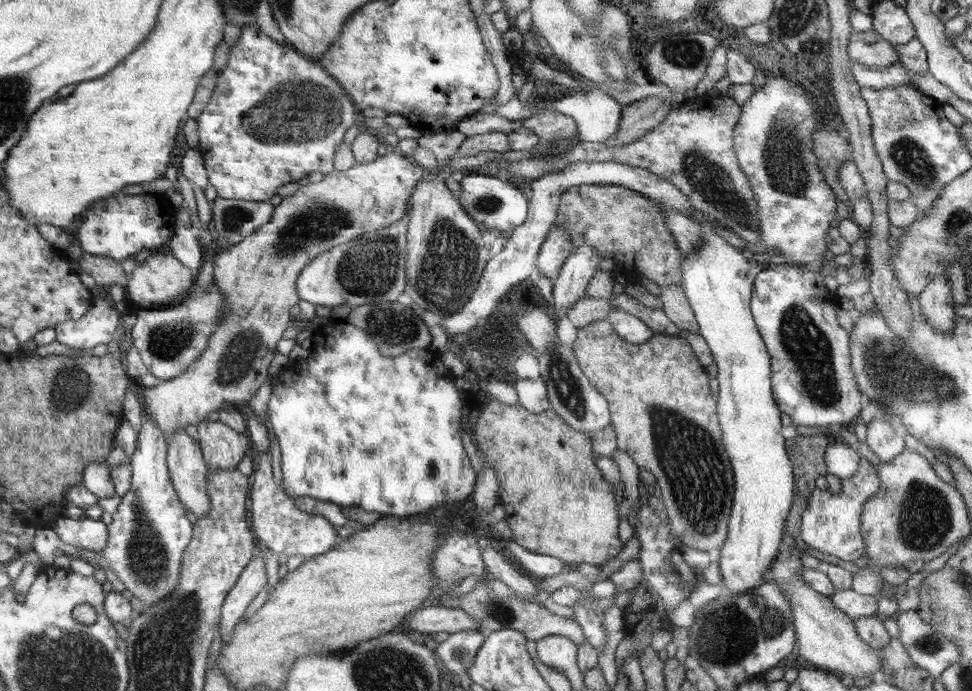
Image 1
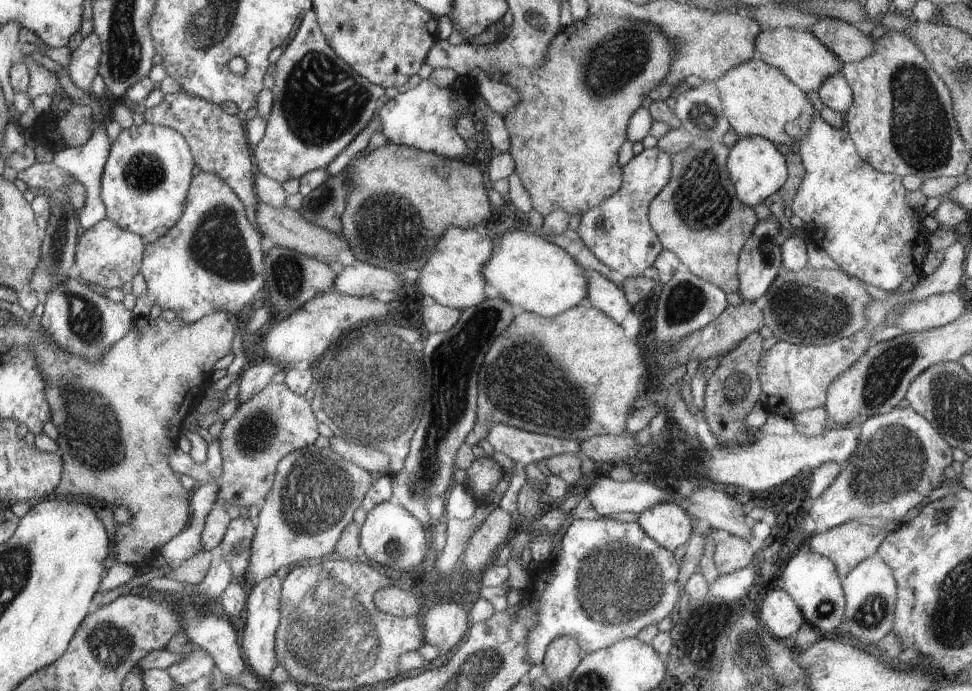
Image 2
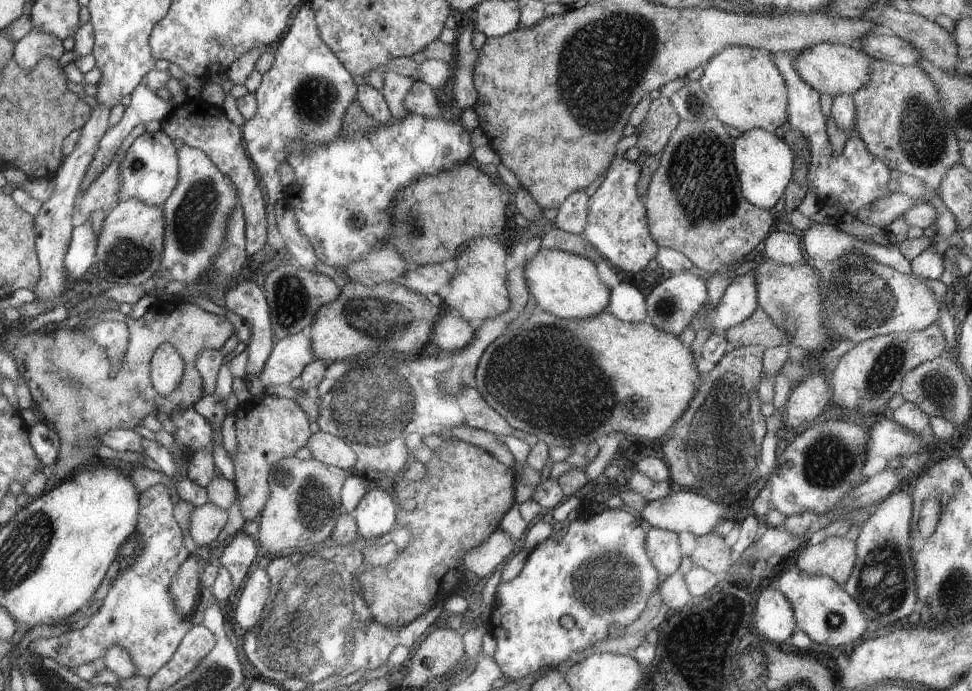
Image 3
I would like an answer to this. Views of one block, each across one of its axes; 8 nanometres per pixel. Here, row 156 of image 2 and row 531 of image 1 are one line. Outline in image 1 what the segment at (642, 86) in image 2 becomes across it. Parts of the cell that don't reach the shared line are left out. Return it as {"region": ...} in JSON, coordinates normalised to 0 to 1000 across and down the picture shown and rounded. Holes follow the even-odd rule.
{"region":[[[505,577],[494,598],[487,631],[489,643],[510,680],[514,698],[514,726],[521,738],[520,754],[527,768],[531,787],[550,802],[568,805],[585,816],[621,818],[632,810],[641,796],[638,783],[633,703],[621,693],[612,670],[610,638],[607,628],[591,622],[591,618],[567,590],[556,599],[547,599],[539,588],[516,585]]]}

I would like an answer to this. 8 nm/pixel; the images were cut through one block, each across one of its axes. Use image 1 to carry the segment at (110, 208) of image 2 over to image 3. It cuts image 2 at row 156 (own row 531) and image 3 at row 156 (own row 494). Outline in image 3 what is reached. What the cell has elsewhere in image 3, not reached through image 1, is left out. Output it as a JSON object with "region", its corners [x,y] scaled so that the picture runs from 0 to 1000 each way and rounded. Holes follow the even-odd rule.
{"region":[[[166,188],[158,192],[150,190],[146,197],[142,197],[132,214],[123,240],[128,263],[122,289],[140,287],[153,298],[169,300],[171,289],[174,289],[179,272],[182,271],[185,247],[182,217],[177,208],[177,201]]]}

